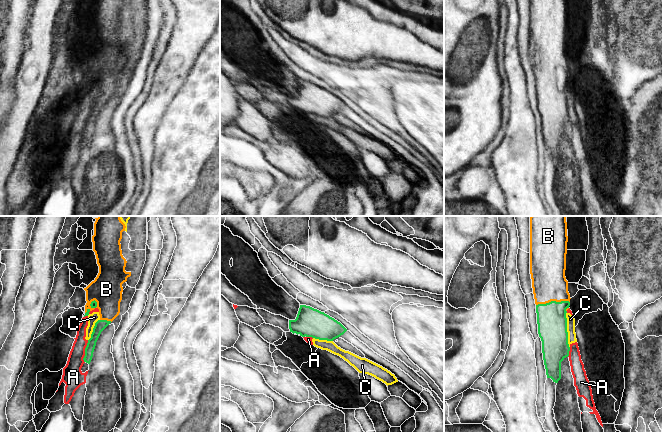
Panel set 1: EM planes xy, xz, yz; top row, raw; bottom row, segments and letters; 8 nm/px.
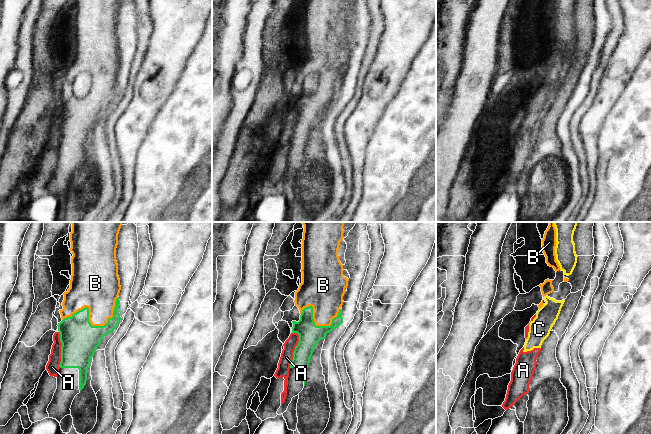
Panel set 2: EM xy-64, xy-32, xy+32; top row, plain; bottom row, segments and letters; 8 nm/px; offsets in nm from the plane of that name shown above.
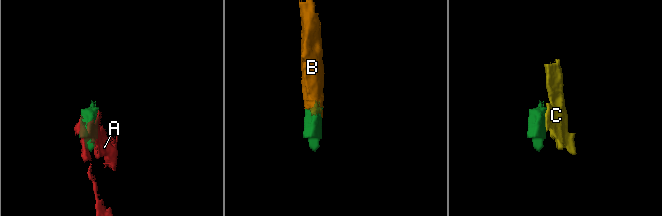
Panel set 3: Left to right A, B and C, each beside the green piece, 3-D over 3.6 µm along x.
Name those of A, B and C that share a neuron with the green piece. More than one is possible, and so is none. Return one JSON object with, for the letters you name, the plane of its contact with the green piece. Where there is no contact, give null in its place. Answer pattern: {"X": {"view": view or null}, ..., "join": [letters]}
{"B": {"view": "yz"}, "join": ["B"]}

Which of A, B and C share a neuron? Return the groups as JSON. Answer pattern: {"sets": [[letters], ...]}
{"sets": [["A", "C"], ["B"]]}

